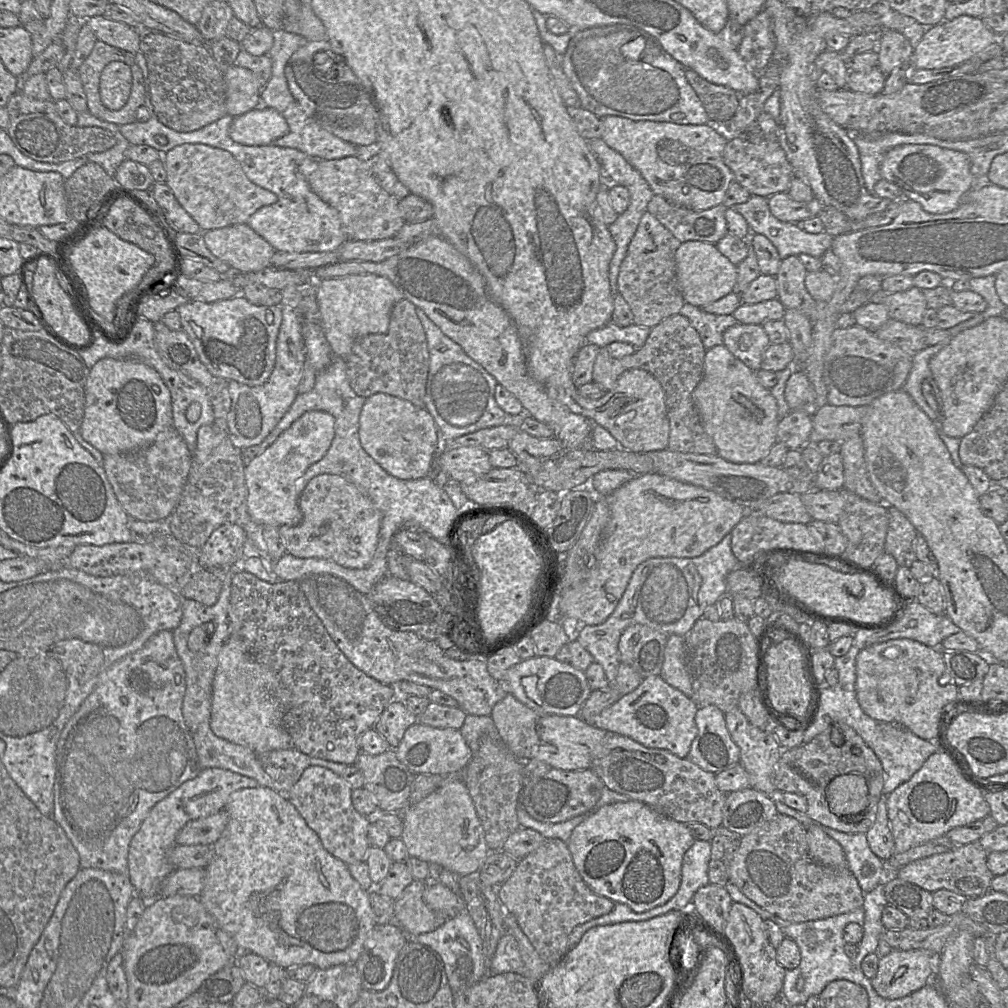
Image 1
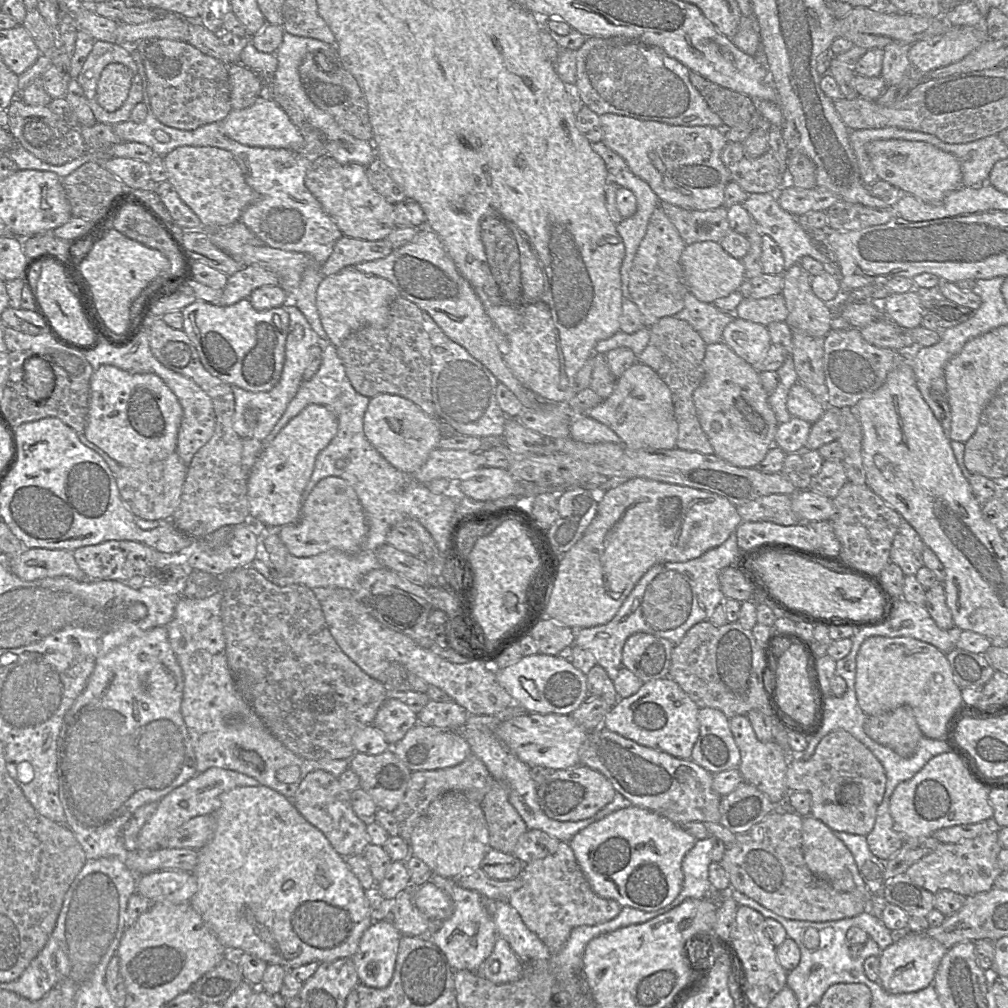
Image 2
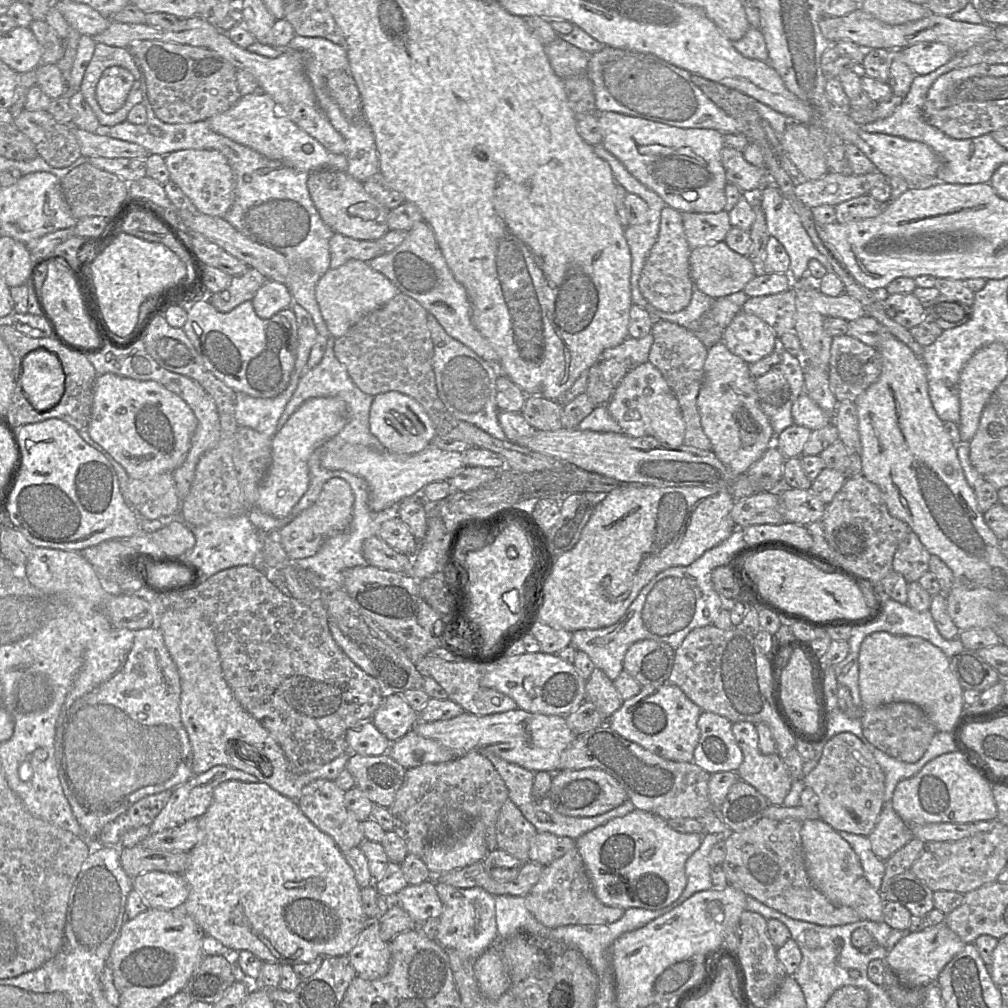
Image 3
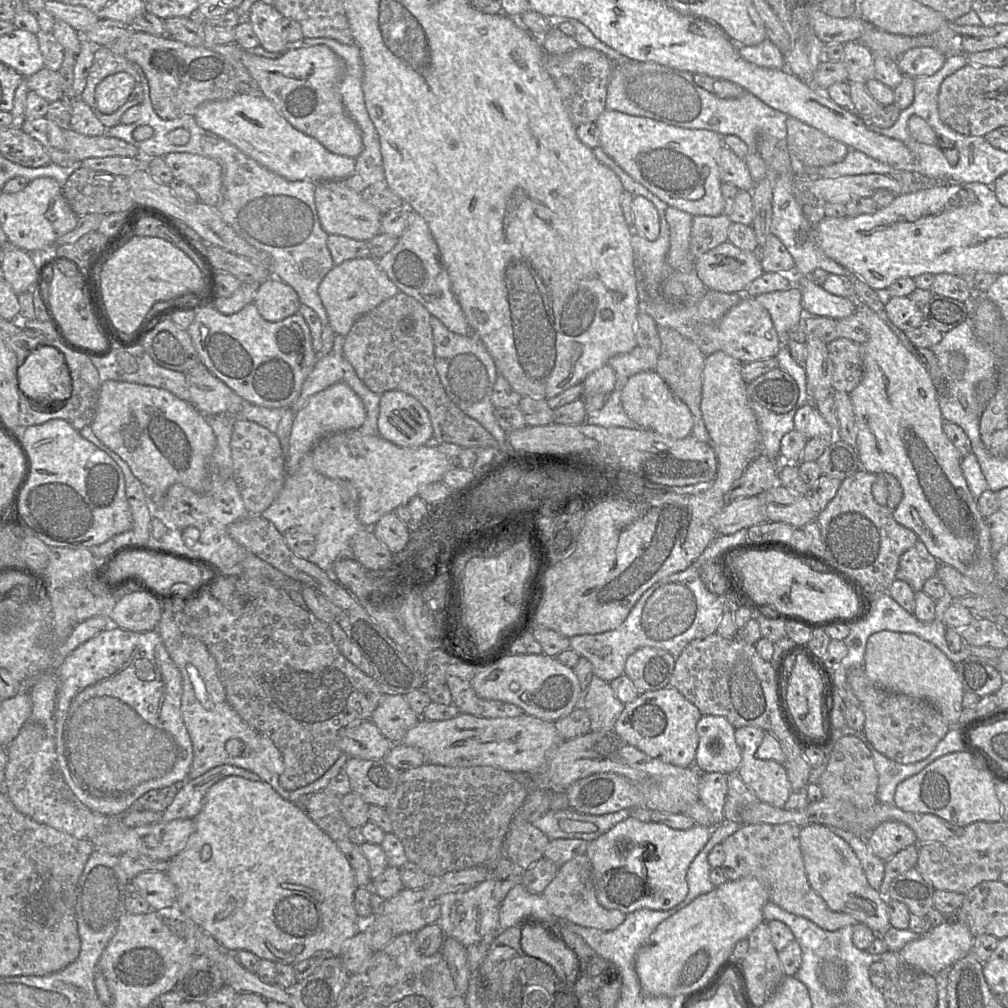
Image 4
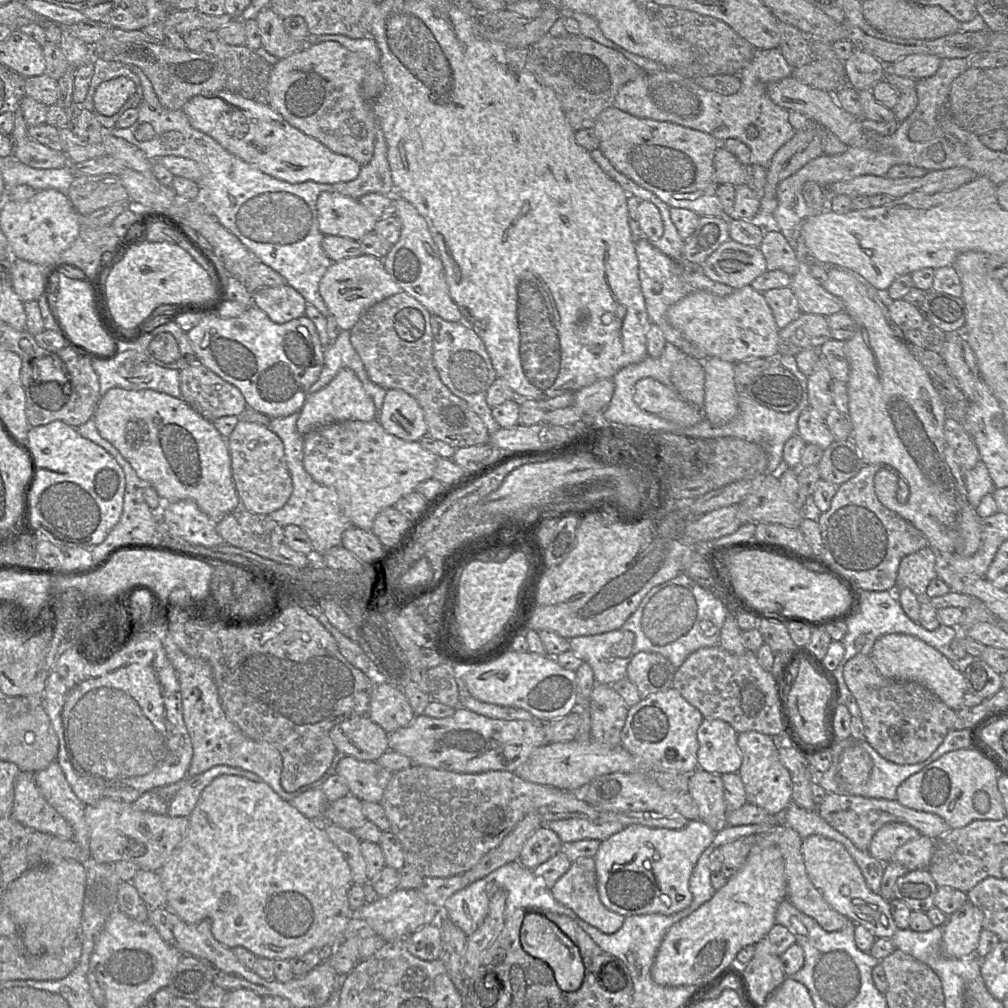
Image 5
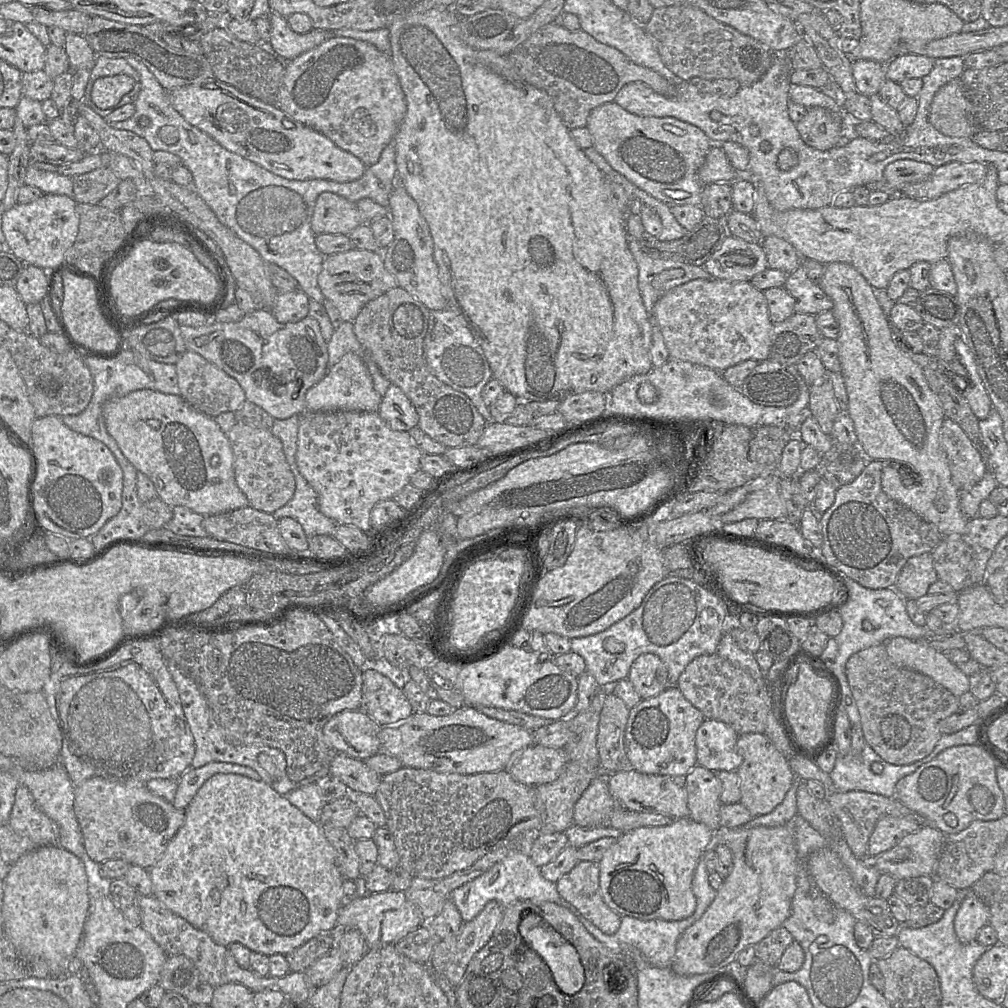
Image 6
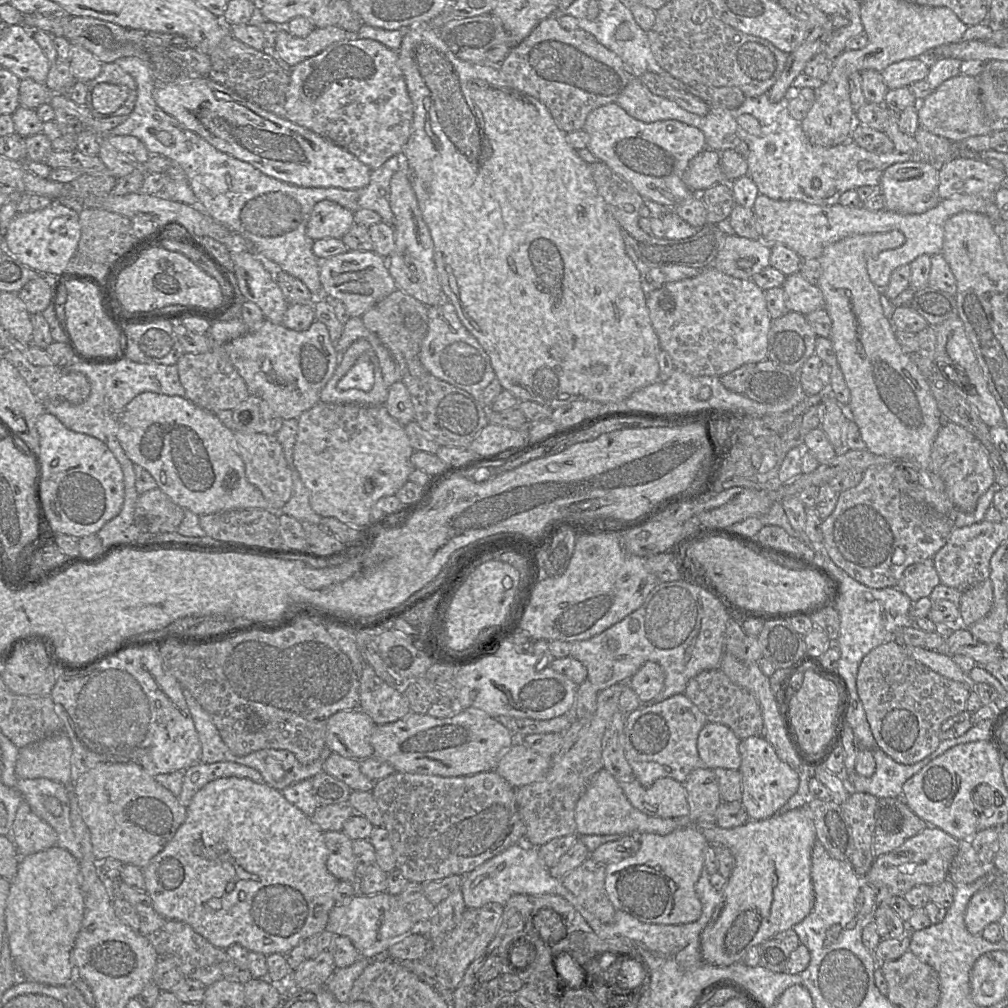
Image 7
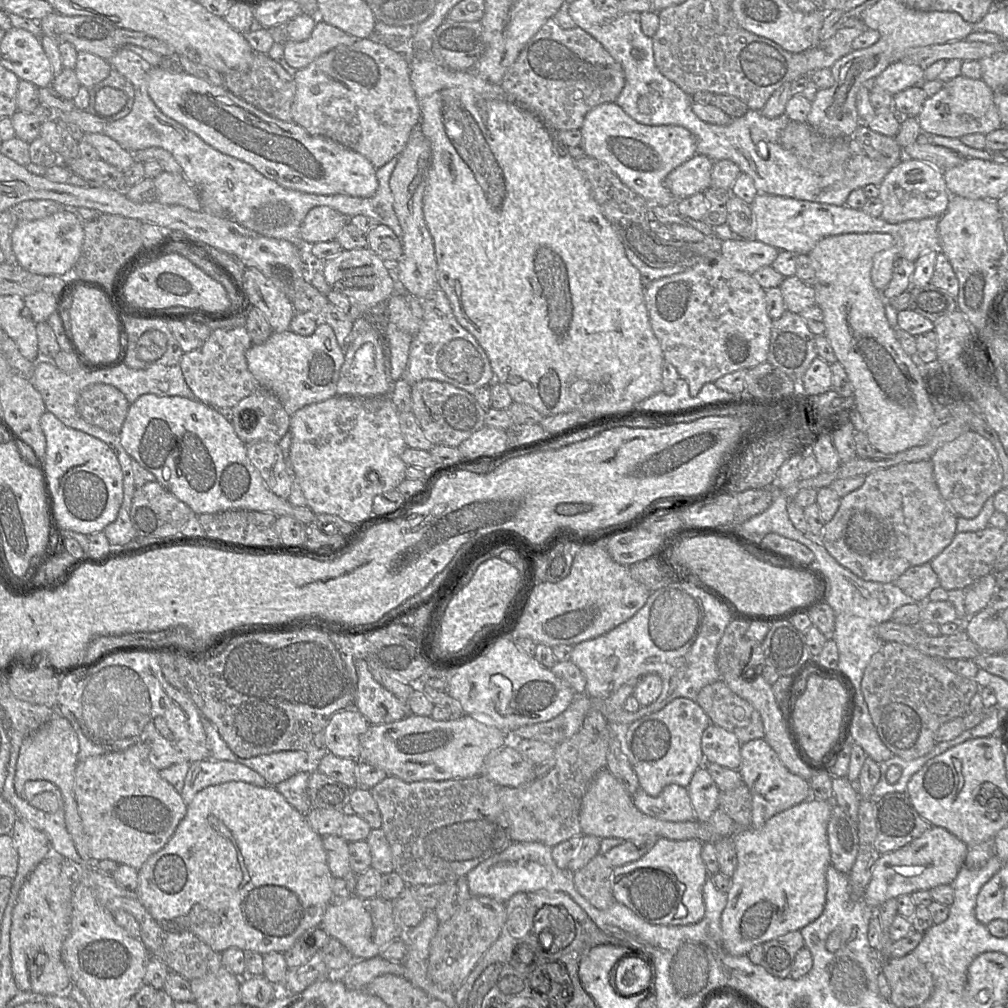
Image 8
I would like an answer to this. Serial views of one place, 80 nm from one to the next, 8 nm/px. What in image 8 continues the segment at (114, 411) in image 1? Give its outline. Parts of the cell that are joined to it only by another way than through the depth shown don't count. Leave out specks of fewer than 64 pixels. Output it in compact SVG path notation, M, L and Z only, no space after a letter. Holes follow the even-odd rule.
M154 394L140 396L129 405L119 438L127 454L152 473L159 484L186 504L195 515L249 510L275 516L291 516L303 525L316 522L316 514L308 506L294 506L269 490L259 471L250 462L246 444L237 436L232 423L213 407L196 398L160 397Z

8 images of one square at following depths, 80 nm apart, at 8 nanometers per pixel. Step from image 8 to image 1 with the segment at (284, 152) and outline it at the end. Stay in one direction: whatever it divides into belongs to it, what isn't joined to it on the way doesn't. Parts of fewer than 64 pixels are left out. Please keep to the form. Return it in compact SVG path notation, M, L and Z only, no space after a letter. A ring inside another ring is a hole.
M257 107L234 117L229 134L235 142L247 146L269 145L289 132L285 118L275 109Z

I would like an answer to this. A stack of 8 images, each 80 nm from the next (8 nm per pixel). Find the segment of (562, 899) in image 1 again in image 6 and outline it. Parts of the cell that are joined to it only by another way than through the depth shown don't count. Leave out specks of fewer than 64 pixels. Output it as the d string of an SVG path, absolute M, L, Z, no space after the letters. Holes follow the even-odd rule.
M579 861L556 882L556 886L559 895L603 933L611 935L618 931L621 916L603 900L599 862Z

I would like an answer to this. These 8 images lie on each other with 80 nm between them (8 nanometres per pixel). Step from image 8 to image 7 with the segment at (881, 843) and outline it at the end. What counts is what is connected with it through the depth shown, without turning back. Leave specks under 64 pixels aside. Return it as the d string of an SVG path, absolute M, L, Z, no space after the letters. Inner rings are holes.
M902 797L878 799L875 823L872 843L875 857L894 850L928 826L908 807Z

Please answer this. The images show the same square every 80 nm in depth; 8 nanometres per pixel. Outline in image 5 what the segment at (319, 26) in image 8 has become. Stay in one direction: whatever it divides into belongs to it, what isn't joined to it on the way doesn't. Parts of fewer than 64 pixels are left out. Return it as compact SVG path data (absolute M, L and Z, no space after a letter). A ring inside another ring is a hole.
M270 6L263 8L255 18L261 33L262 47L265 48L270 54L278 57L279 59L286 58L294 53L304 50L306 47L313 45L309 44L308 39L296 39L290 36L283 24L283 19L278 15Z

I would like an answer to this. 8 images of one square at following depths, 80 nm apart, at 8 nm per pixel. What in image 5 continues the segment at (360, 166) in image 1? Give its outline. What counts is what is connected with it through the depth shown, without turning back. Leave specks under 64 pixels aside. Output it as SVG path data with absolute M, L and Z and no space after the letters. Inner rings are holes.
M321 192L316 207L319 230L327 236L340 236L359 241L374 231L377 222L377 218L357 199L339 192Z

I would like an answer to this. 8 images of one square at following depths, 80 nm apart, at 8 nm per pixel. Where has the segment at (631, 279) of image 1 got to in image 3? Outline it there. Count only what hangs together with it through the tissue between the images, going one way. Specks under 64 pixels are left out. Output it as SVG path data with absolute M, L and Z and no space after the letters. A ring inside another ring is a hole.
M665 206L661 211L657 240L648 254L639 279L641 294L655 309L674 313L683 310L689 304L693 288L689 267L690 252L684 233L682 213Z

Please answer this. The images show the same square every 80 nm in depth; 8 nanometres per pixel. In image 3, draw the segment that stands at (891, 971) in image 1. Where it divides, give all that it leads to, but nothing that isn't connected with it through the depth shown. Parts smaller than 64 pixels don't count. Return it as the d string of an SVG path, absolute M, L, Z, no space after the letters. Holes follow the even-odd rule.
M944 921L921 932L907 932L898 943L888 950L883 960L899 982L908 988L927 987L936 983L943 968L958 954L966 943Z

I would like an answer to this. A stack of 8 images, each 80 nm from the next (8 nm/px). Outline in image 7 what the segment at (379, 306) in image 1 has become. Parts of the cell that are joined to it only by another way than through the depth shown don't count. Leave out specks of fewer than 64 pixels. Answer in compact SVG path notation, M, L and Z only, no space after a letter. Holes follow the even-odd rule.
M349 250L320 261L322 292L343 303L350 318L366 311L391 294L397 285L385 267L385 259L374 251Z

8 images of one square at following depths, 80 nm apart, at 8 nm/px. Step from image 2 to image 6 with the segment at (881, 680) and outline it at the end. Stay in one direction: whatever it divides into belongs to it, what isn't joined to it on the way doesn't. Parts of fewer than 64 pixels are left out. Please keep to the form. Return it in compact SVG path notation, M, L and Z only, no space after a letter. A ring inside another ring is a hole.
M905 637L891 638L885 647L894 663L932 678L953 695L960 697L969 691L969 677L948 659L946 653Z

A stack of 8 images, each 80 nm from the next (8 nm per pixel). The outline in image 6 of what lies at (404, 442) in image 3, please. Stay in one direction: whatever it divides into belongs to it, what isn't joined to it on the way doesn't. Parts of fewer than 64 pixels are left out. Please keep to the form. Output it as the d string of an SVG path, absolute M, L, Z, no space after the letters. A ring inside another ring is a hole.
M396 385L389 386L380 403L378 414L395 431L408 432L418 427L419 416L415 407Z

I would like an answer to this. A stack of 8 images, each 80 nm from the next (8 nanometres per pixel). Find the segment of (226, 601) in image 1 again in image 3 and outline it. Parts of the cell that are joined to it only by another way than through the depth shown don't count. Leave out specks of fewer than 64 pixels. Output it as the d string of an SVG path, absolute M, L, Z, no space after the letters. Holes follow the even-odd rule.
M196 609L164 611L158 626L180 677L180 718L192 748L193 776L202 774L212 767L223 765L255 776L259 782L269 785L278 793L297 801L302 789L317 779L335 780L349 759L357 754L346 750L322 767L303 774L294 774L282 748L269 732L235 699L225 681L221 669L214 634L204 617ZM228 743L243 744L243 751L227 752ZM247 755L264 758L257 767L257 760Z

